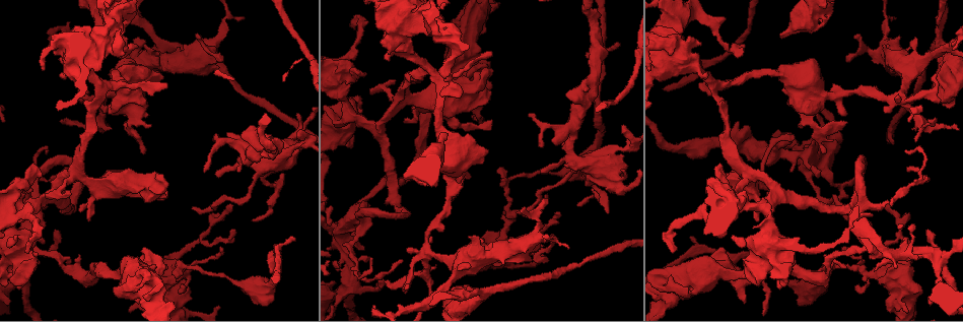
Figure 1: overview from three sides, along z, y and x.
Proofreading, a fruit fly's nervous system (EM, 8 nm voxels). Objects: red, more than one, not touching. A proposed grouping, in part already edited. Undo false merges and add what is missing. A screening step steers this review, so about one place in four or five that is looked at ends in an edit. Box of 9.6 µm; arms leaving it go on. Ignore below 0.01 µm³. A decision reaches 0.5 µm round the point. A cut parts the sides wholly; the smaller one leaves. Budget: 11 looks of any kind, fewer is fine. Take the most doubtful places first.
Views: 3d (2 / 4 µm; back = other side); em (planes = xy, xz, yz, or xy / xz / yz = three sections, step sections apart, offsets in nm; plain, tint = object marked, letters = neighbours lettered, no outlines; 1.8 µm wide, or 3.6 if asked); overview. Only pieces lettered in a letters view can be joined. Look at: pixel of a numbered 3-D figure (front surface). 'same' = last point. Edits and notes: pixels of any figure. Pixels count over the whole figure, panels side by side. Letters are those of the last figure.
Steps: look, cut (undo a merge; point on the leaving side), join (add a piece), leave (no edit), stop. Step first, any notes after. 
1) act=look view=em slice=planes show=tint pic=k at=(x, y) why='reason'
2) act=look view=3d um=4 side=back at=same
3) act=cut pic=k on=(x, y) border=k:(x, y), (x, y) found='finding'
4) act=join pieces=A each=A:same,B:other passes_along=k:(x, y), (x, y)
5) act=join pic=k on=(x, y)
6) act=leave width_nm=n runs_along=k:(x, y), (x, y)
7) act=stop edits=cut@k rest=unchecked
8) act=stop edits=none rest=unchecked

act=look view=3d um=2 pic=1 at=(342, 295) why='four or more arms meet'

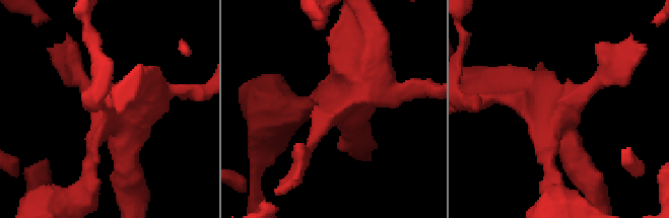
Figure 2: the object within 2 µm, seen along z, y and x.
act=look view=em slice=yz step=4 show=tint pic=2 at=(557, 124) why='now the EM'

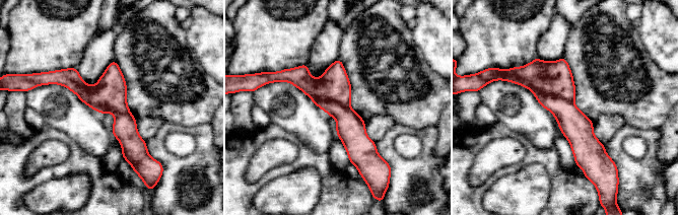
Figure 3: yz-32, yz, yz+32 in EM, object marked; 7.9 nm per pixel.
act=look view=em slice=xz step=4 show=letters at=same why='cut it another way'

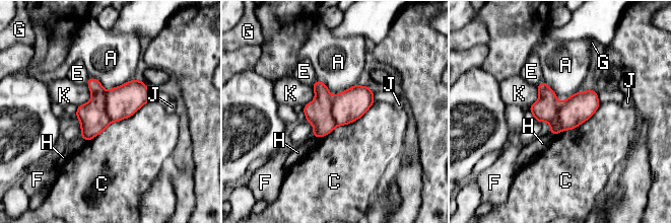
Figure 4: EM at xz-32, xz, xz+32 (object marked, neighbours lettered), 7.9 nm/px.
act=leave longest_contact=C:600nm each=A:other,C:other,E:other,F:other,G:other,H:other,J:other,K:other found='one neuron here'

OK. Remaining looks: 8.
act=look view=3d um=2 pic=1 at=(898, 100) why='looks like a crossing'

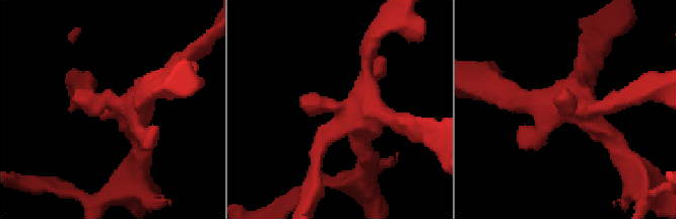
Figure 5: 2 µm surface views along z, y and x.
act=look view=em slice=planes show=letters pic=5 at=(136, 101)

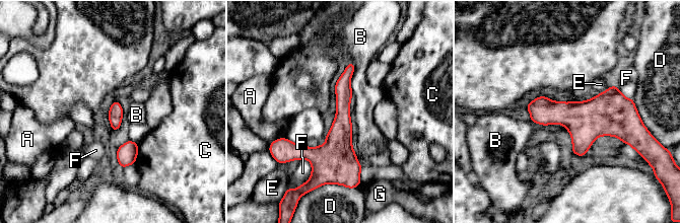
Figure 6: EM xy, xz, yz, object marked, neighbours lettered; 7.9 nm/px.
act=leave longest_contact=B:280nm each=A:other,B:other,C:other,D:other,E:other,F:other,G:other border=6:(349, 61), (353, 94) found='one neuron here'

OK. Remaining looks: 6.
act=look view=3d um=2 pic=1 at=(507, 178) why='sharp bend'

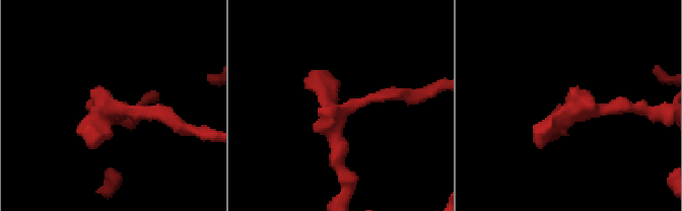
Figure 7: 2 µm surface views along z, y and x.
act=look view=em slice=planes show=plain pic=7 at=(345, 109) why='shape alone is not enough'

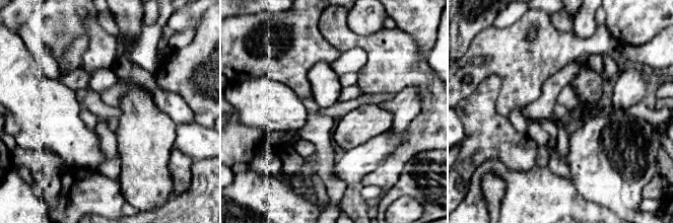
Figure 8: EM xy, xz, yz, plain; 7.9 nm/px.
act=look view=em slice=planes show=letters at=same why='what lies round it'

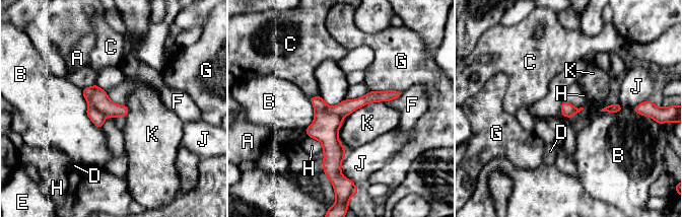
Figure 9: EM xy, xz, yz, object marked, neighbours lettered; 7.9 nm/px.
act=cut pic=9 on=(325, 128) width_nm=110 each=A:other,B:other,C:other,D:other,E:other,F:other,G:other,H:other,J:other,K:other border=9:(326, 107), (328, 112), (342, 118) found='two neurons meet here'

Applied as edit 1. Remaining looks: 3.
act=look view=overview why='see it whole again'

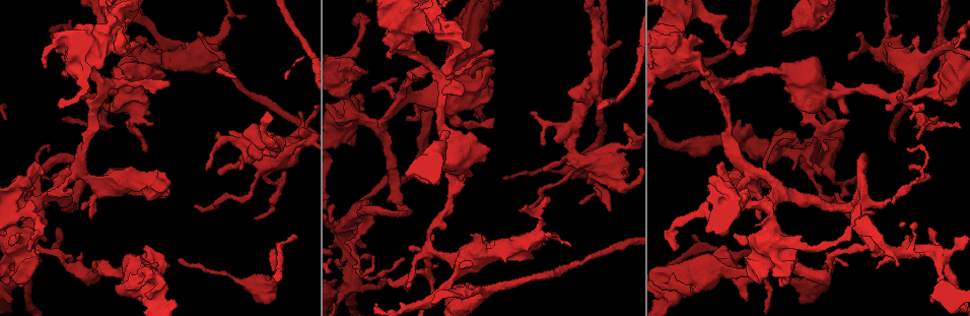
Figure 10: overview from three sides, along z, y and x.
act=look view=em slice=planes show=letters pic=10 at=(343, 228) why='sudden change in width'

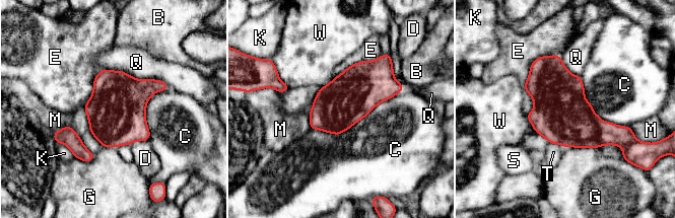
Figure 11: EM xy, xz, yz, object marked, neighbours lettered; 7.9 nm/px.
act=leave each=B:other,C:other,D:other,E:other,G:other,K:other,M:other,Q:other,S:other,T:other,W:other border=11:(403, 87), (338, 134), (312, 129) found='one neuron here'

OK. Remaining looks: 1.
act=look view=em slice=planes show=letters pic=10 at=(492, 50)

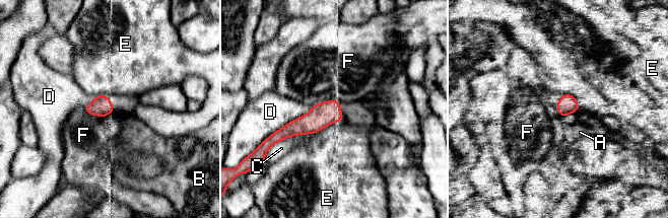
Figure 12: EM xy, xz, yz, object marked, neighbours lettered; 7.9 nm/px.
act=leave longest_contact=D:420nm each=A:other,B:other,C:other,D:other,E:other,F:other runs_along=12:(336, 102), (313, 122), (281, 135) found='no lettered piece goes on from it'

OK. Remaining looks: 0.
act=stop edits=cut@9 rest=unchecked

